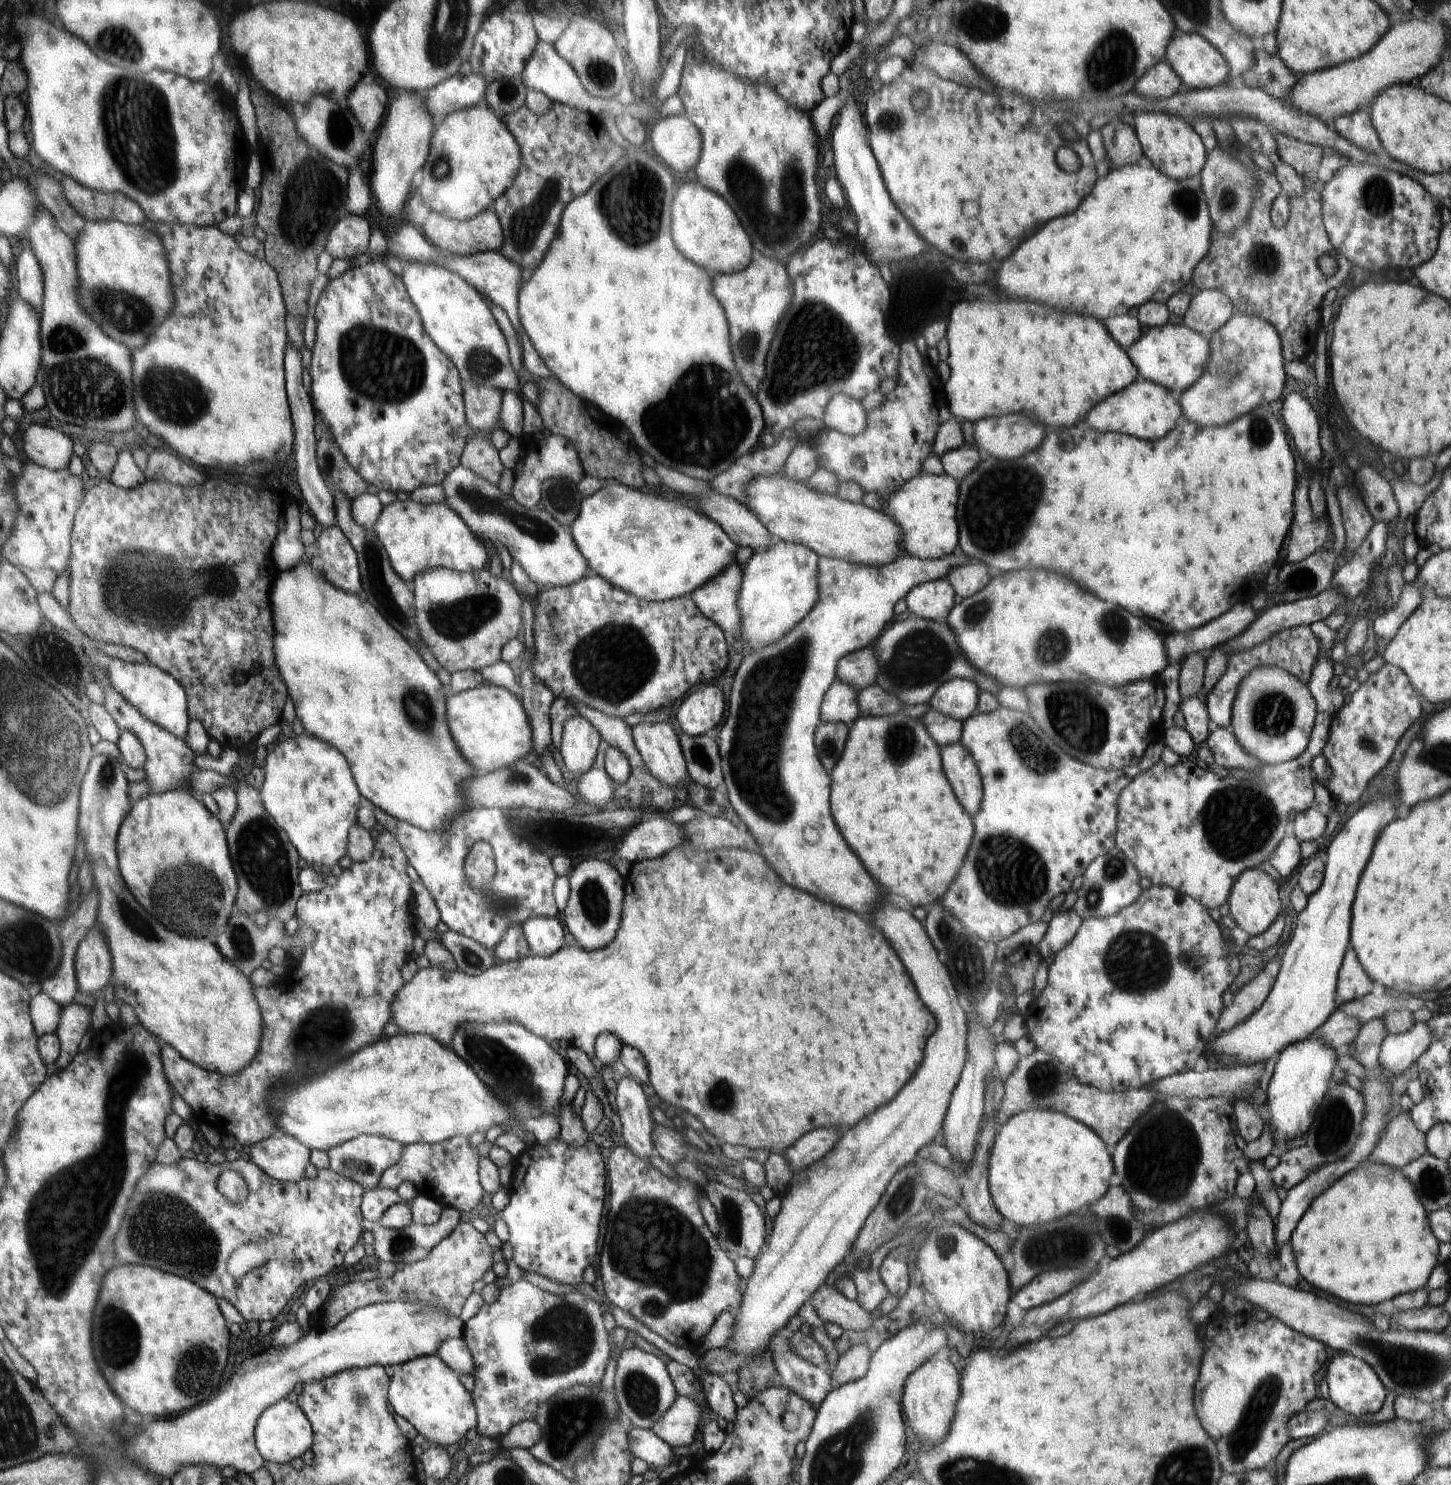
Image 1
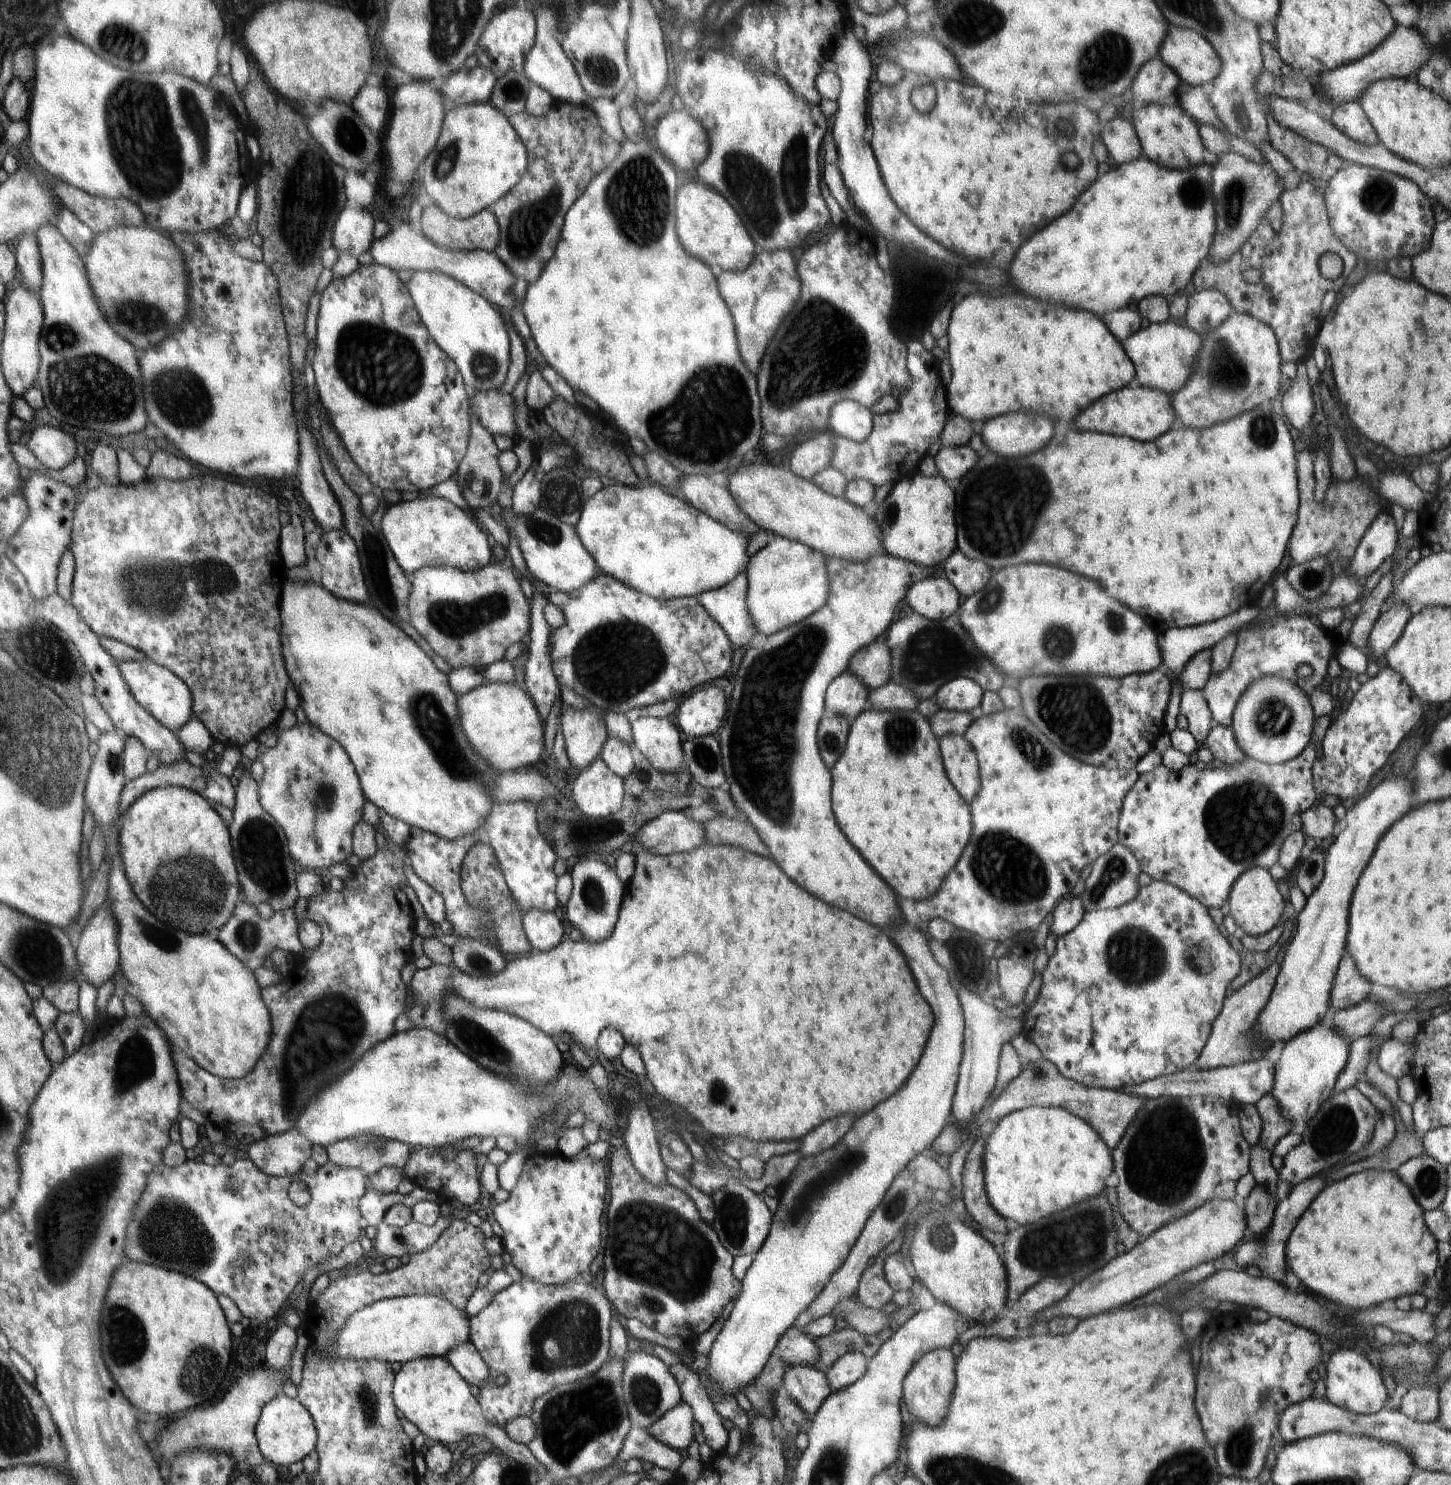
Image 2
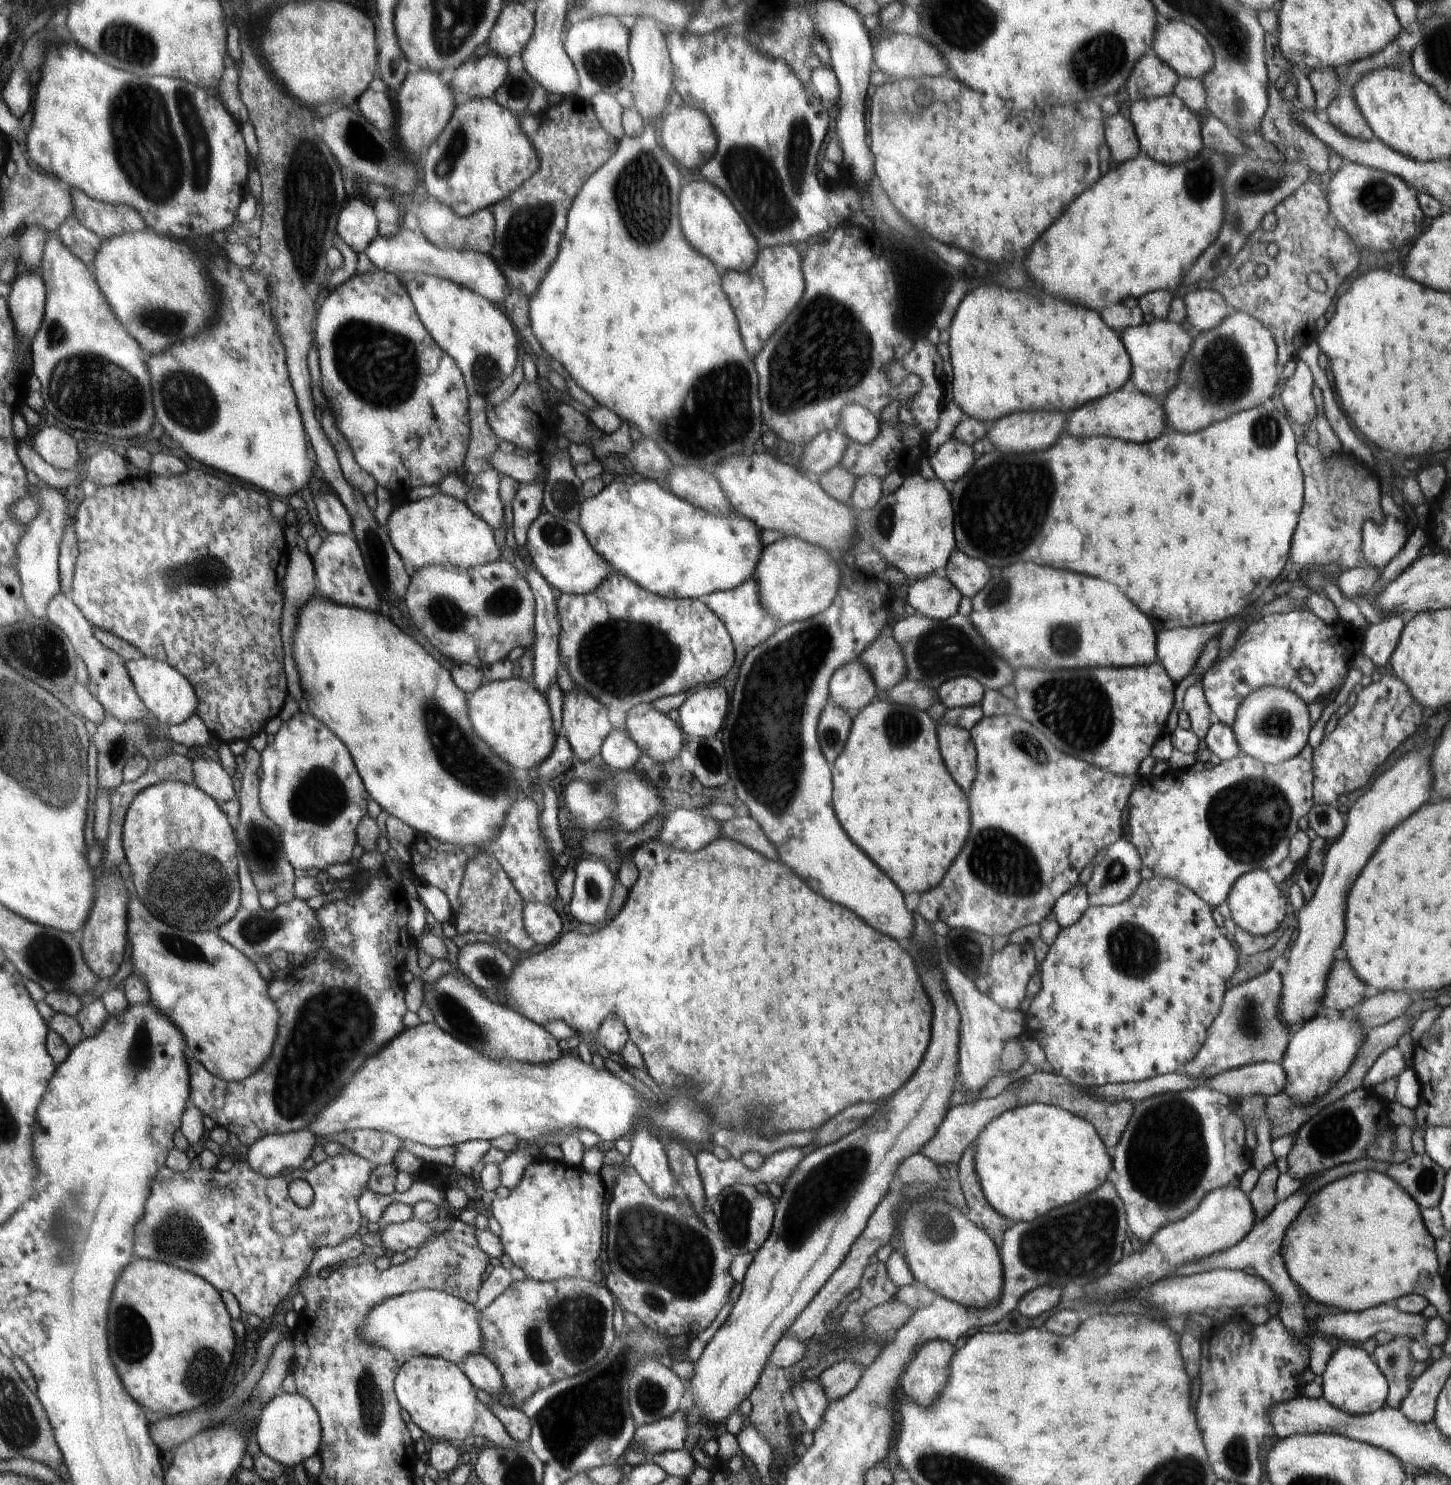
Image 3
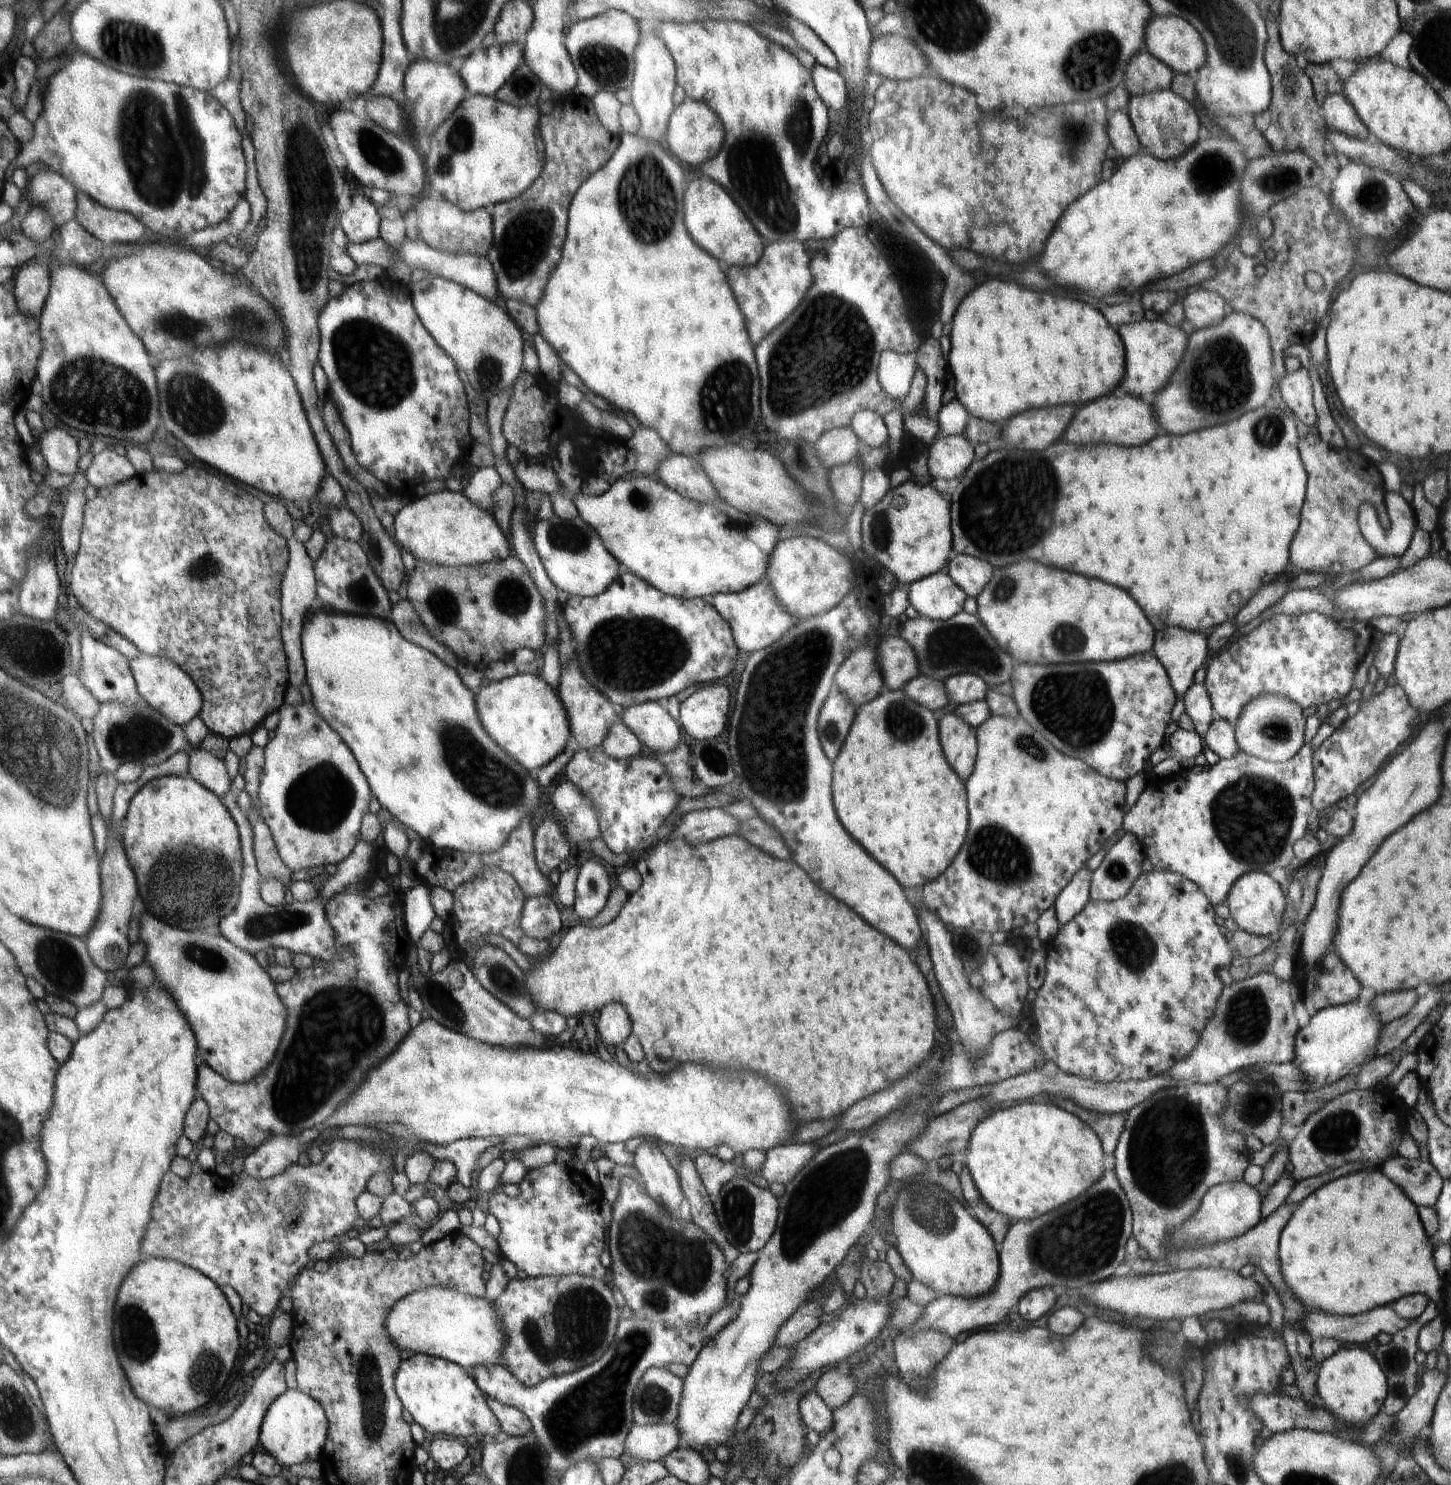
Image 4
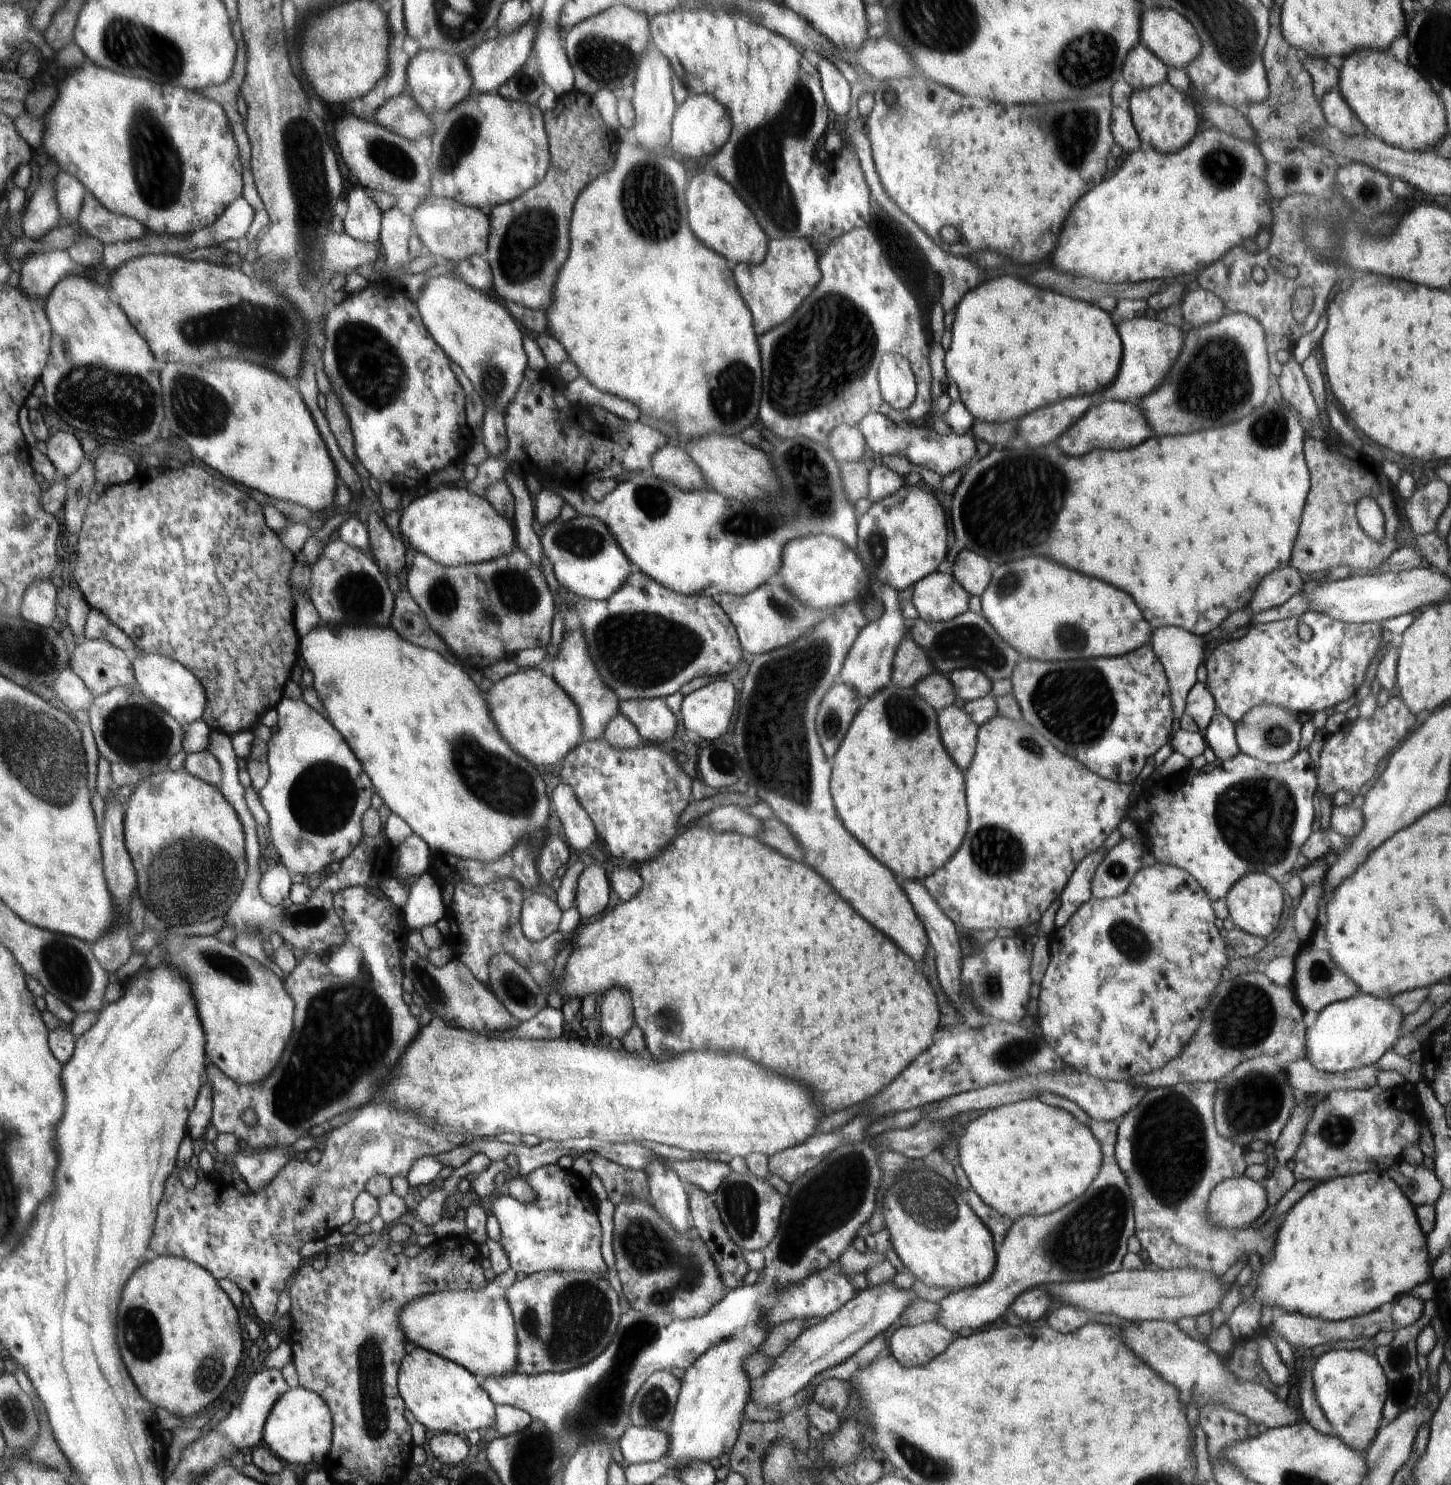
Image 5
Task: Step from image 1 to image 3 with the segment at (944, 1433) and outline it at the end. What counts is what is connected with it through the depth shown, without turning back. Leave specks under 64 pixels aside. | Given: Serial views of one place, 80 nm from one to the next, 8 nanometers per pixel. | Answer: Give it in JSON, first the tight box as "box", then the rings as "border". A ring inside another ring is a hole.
{"box":[901,1340,954,1409],"border":[[[935,1340],[921,1347],[901,1377],[901,1390],[922,1408],[930,1409],[951,1379],[954,1345]]]}

